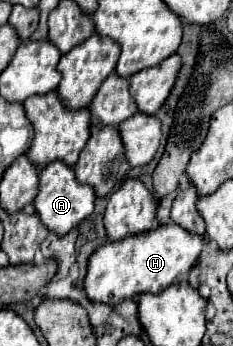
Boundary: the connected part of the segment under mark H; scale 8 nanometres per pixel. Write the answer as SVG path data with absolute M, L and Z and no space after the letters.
M174 224L158 226L156 230L130 236L120 242L106 242L88 258L84 296L96 304L116 306L122 300L134 300L142 292L162 292L176 280L178 274L188 272L196 264L202 246L202 238L194 238Z

